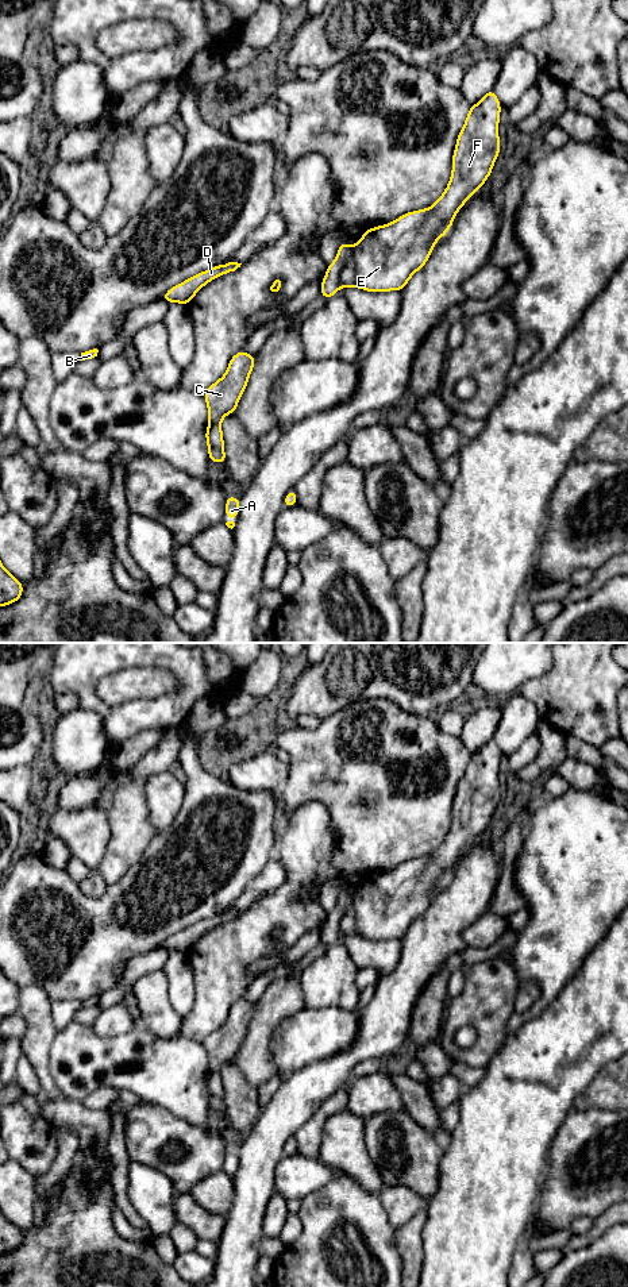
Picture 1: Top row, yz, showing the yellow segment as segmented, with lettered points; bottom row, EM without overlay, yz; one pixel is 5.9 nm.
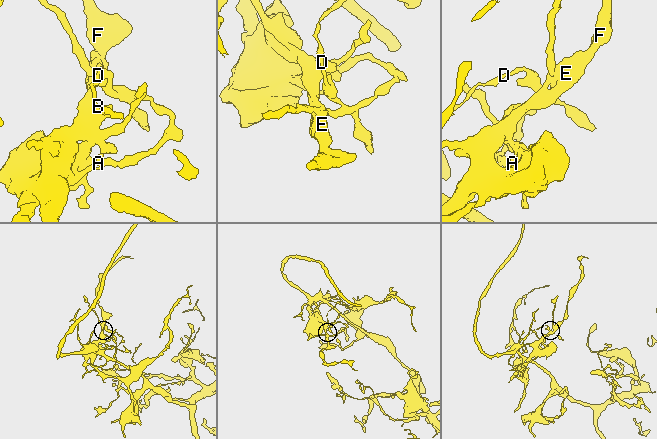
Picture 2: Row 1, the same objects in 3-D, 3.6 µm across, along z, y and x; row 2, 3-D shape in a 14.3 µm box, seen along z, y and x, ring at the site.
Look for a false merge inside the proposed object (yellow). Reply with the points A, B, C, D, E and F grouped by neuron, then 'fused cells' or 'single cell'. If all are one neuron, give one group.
A B D / C E F; fused cells

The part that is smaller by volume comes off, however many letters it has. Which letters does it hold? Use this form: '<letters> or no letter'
A, B, D

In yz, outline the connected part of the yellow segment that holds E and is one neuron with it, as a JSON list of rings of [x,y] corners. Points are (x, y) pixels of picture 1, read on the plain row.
[[[493,737],[488,739],[479,751],[470,754],[466,770],[458,782],[452,821],[444,841],[427,858],[408,860],[389,872],[366,878],[354,895],[342,889],[335,909],[327,914],[320,944],[328,948],[338,941],[340,920],[348,910],[355,914],[357,936],[373,941],[404,939],[409,926],[427,912],[434,893],[451,876],[456,860],[489,826],[500,802],[500,760],[501,752]]]

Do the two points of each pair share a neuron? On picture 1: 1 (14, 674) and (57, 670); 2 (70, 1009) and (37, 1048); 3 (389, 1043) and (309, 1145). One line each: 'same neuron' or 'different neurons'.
1: different neurons
2: different neurons
3: different neurons

